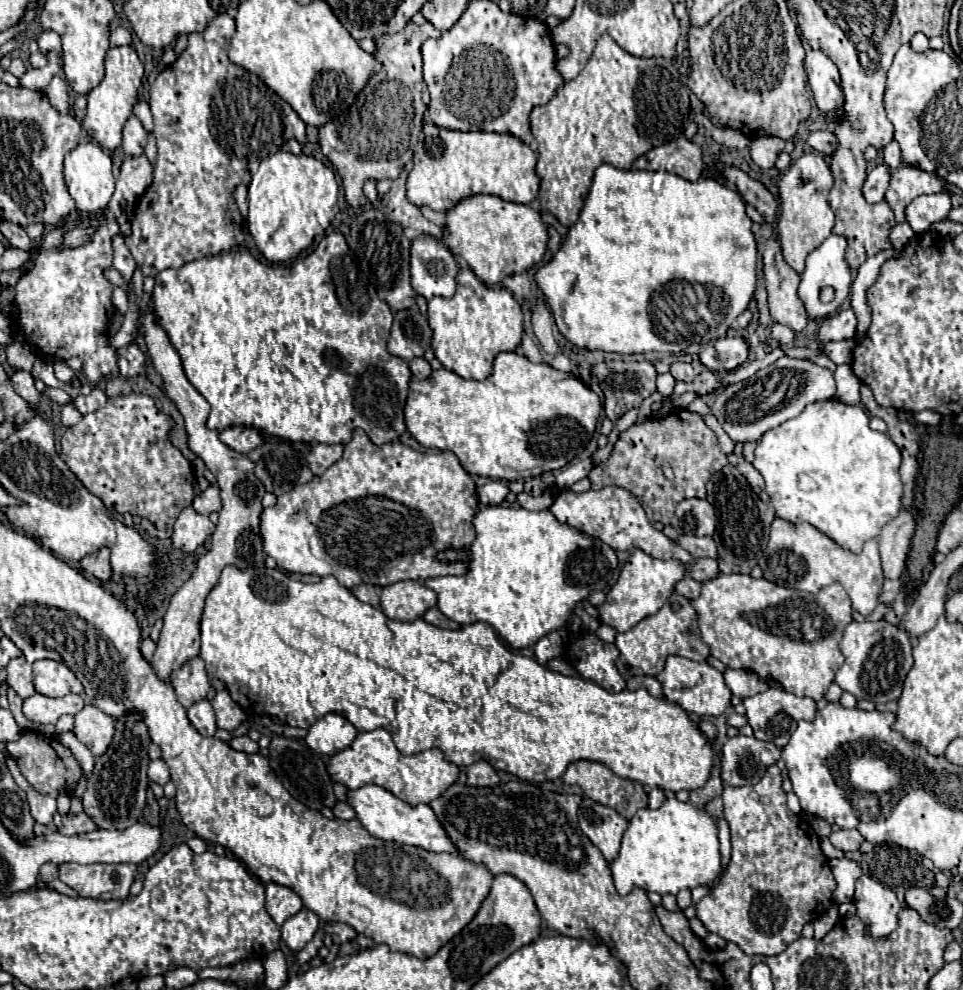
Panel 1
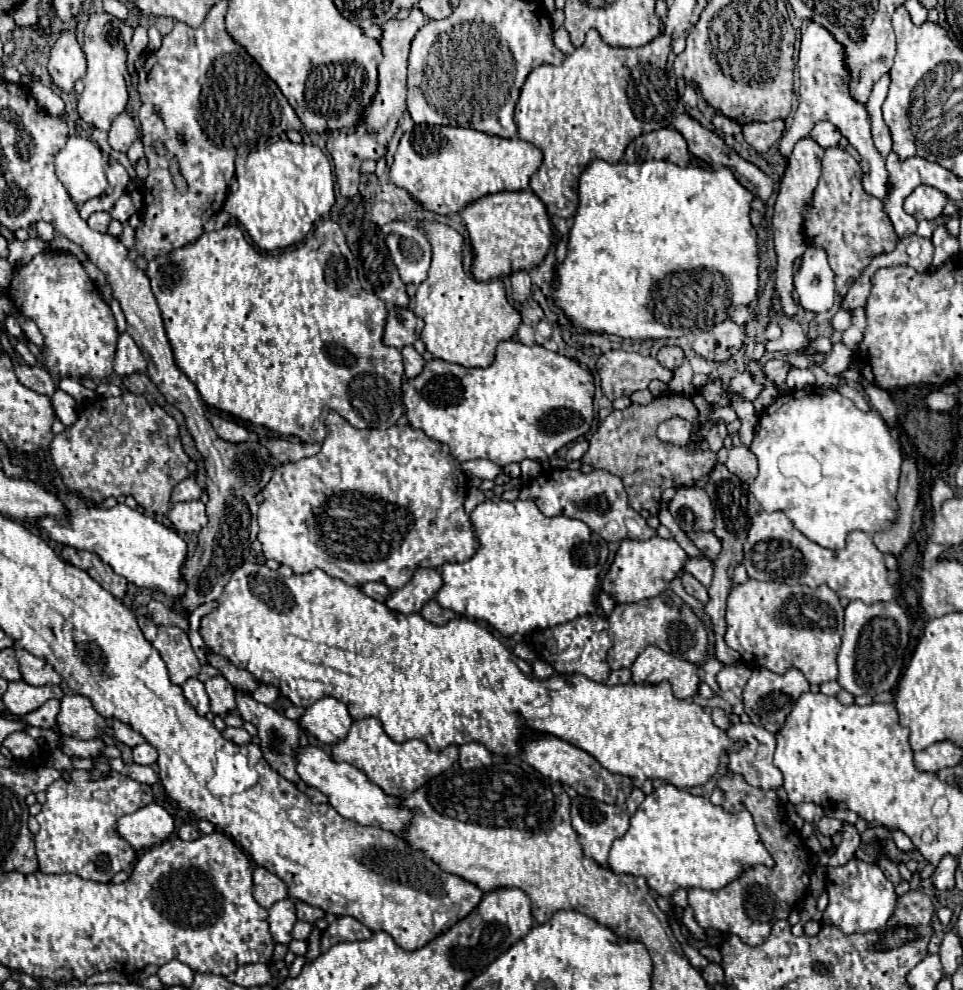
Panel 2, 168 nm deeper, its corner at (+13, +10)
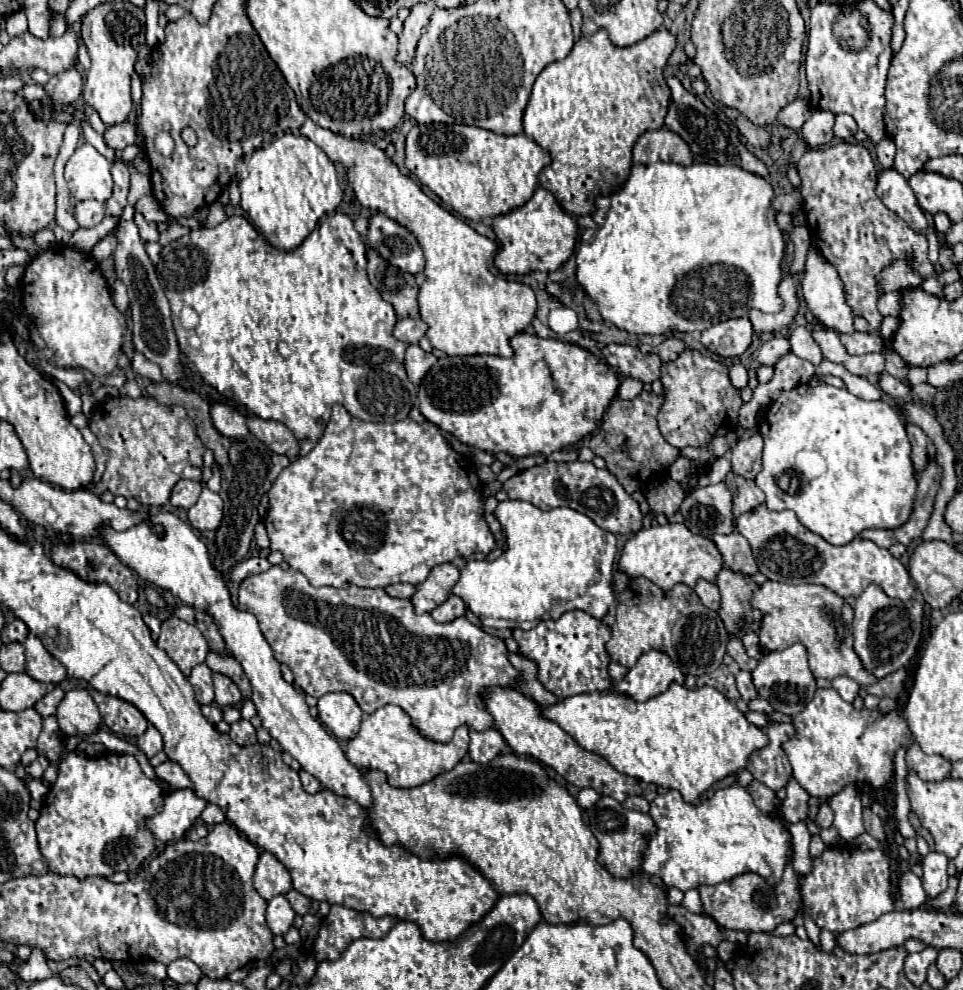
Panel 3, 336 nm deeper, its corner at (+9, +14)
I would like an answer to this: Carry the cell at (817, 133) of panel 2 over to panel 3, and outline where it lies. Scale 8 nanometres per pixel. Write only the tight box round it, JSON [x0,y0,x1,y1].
[835,114,857,142]

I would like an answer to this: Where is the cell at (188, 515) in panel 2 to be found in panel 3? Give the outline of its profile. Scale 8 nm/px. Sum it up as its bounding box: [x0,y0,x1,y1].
[187,488,223,530]

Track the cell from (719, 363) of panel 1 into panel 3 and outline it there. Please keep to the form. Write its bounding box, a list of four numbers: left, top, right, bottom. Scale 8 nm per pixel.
[701,316,753,358]

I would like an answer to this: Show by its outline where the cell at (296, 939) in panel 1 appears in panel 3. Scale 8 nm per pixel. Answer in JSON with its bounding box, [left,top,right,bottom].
[265,896,295,936]

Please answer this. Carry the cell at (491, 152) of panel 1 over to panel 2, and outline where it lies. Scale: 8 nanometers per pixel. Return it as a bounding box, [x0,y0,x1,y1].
[389,124,543,214]

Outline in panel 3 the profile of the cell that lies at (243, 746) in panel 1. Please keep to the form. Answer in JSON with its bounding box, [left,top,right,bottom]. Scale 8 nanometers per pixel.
[229,718,257,746]

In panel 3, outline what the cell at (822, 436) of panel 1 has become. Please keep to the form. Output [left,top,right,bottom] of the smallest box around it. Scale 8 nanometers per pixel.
[755,386,917,544]

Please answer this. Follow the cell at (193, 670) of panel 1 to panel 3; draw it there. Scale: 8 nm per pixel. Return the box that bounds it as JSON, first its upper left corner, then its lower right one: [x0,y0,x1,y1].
[157,616,209,676]

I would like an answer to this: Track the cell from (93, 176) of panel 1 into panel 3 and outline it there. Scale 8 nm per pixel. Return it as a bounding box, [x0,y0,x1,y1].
[65,144,113,200]

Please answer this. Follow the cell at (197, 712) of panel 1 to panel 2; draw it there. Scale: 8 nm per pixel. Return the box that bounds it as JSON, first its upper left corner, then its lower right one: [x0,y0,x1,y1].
[183,678,209,716]

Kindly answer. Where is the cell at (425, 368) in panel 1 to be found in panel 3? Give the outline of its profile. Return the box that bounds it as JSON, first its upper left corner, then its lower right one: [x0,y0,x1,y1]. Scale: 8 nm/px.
[405,344,437,386]

